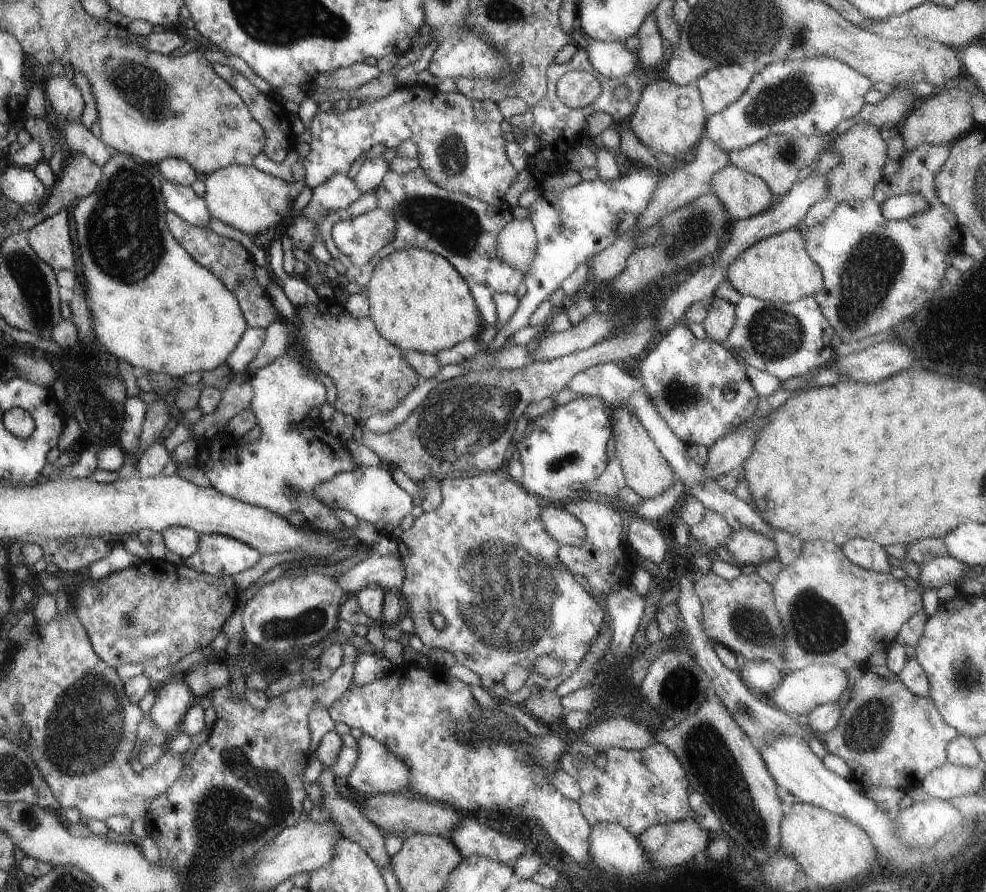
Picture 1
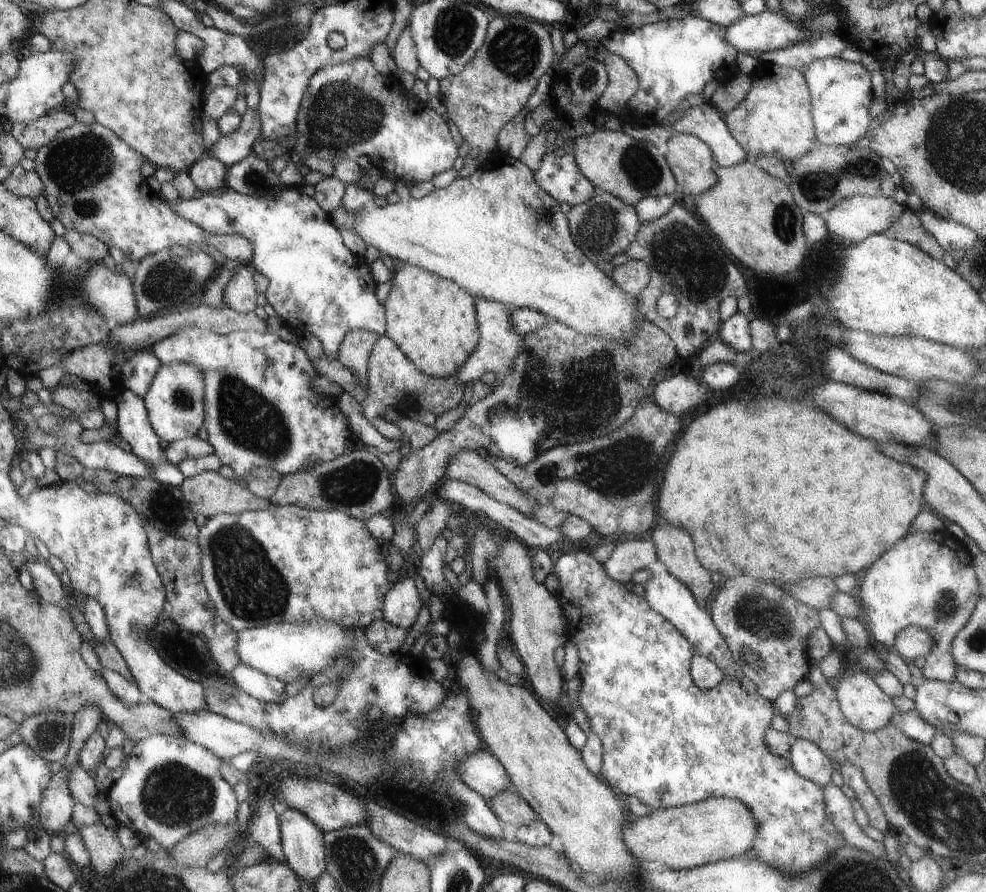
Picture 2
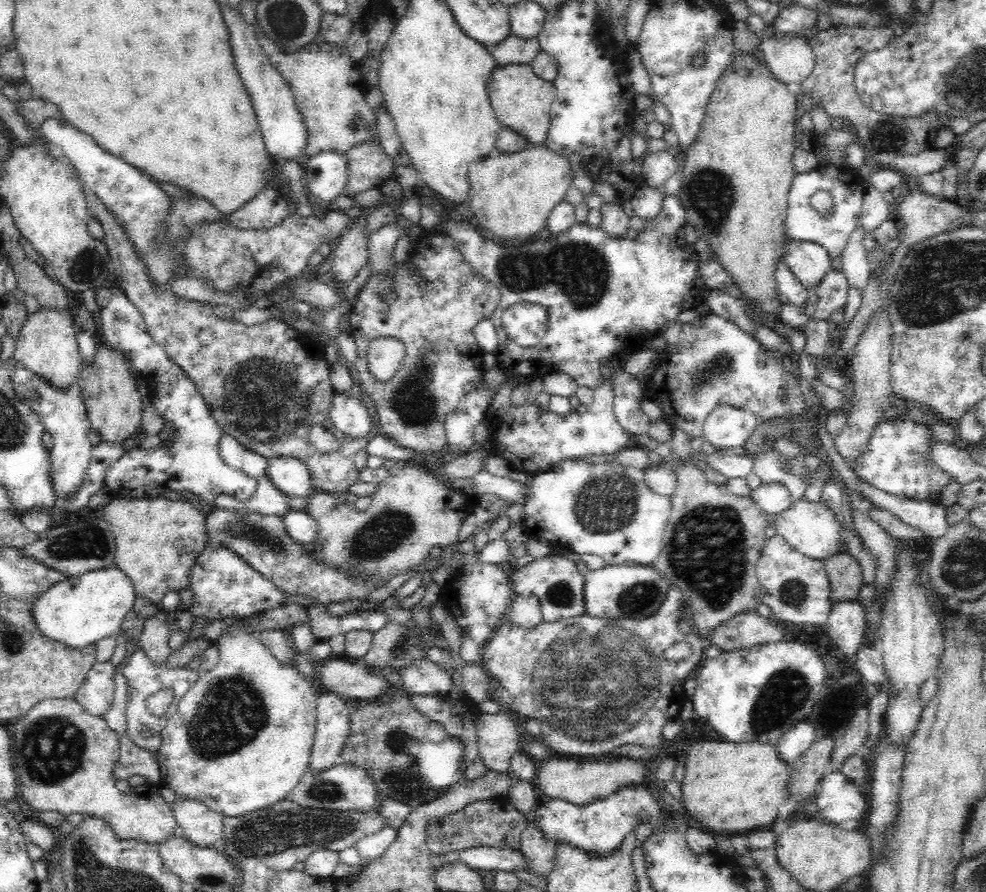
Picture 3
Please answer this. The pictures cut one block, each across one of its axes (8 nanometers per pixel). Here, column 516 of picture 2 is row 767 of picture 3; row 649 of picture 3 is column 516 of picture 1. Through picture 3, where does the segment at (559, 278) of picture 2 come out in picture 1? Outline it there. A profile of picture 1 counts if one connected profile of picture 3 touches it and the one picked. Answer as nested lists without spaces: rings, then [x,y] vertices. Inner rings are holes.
[[[513,218],[497,236],[497,256],[523,274],[535,256],[535,248],[537,240],[529,218]]]

